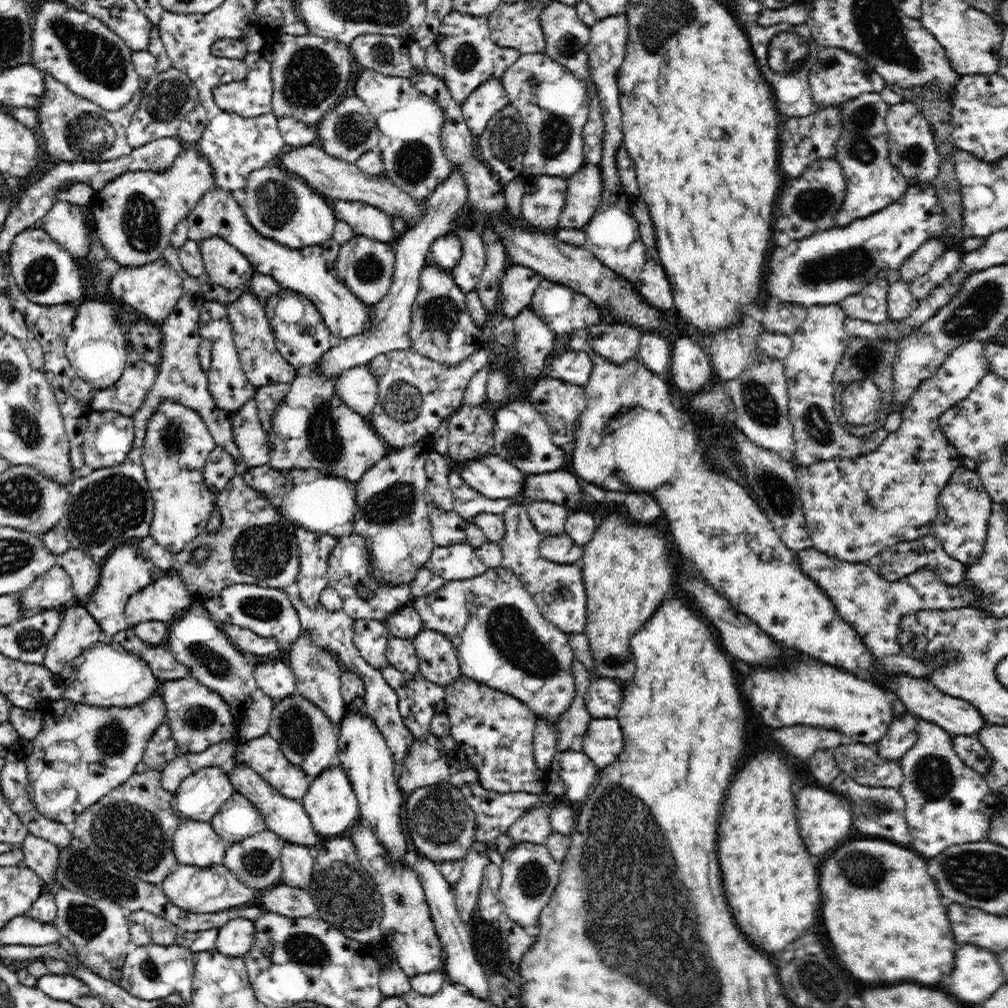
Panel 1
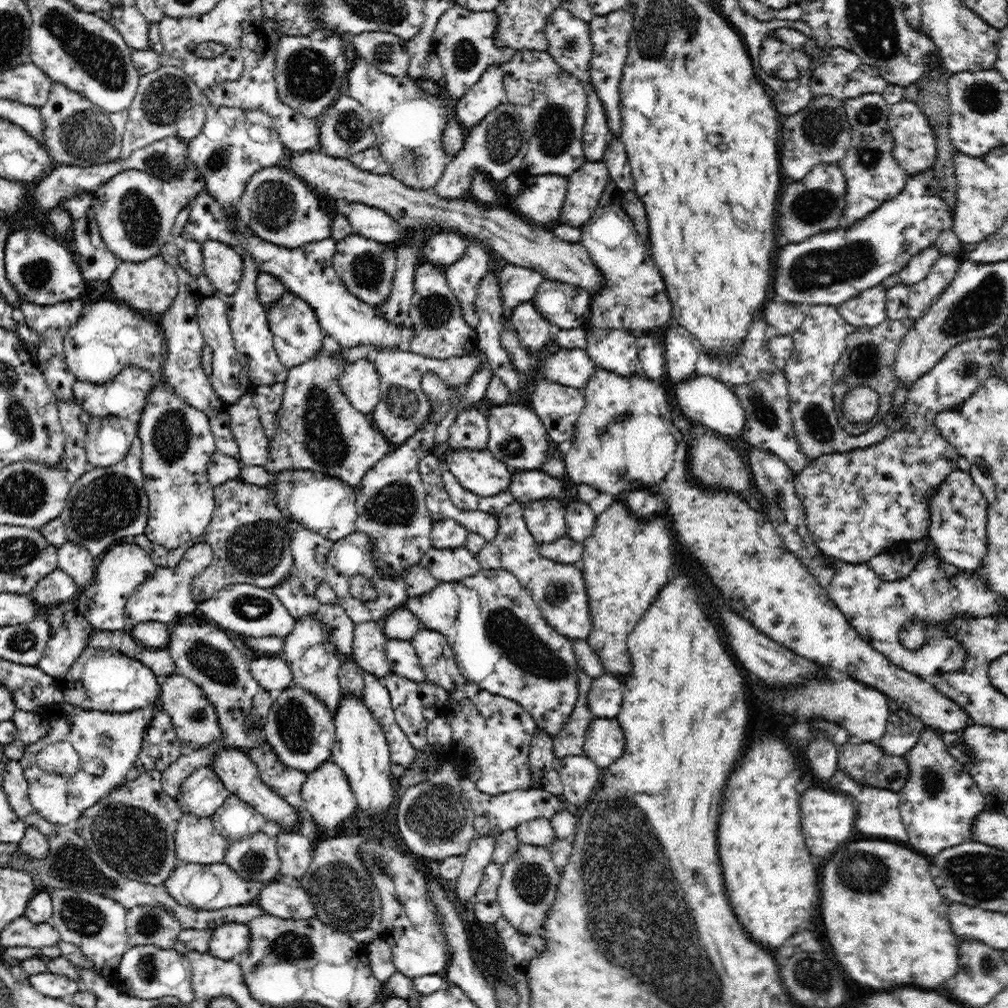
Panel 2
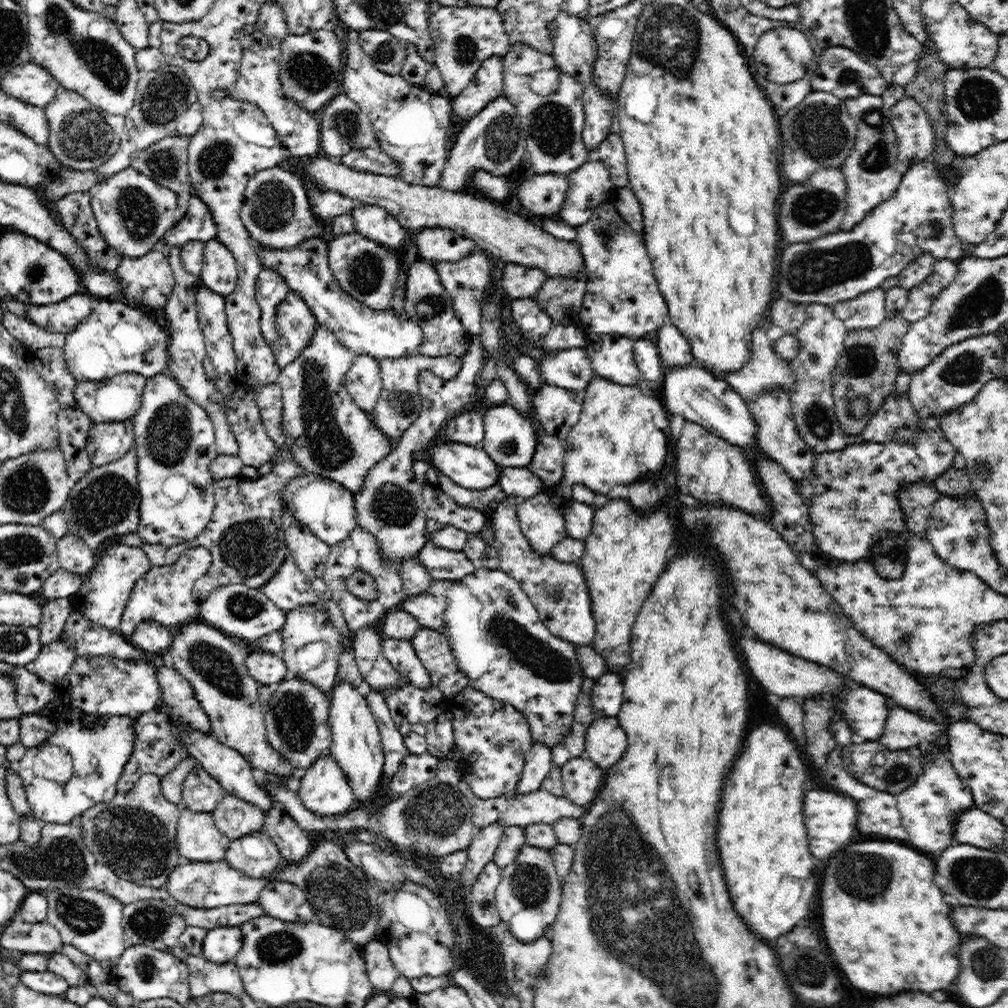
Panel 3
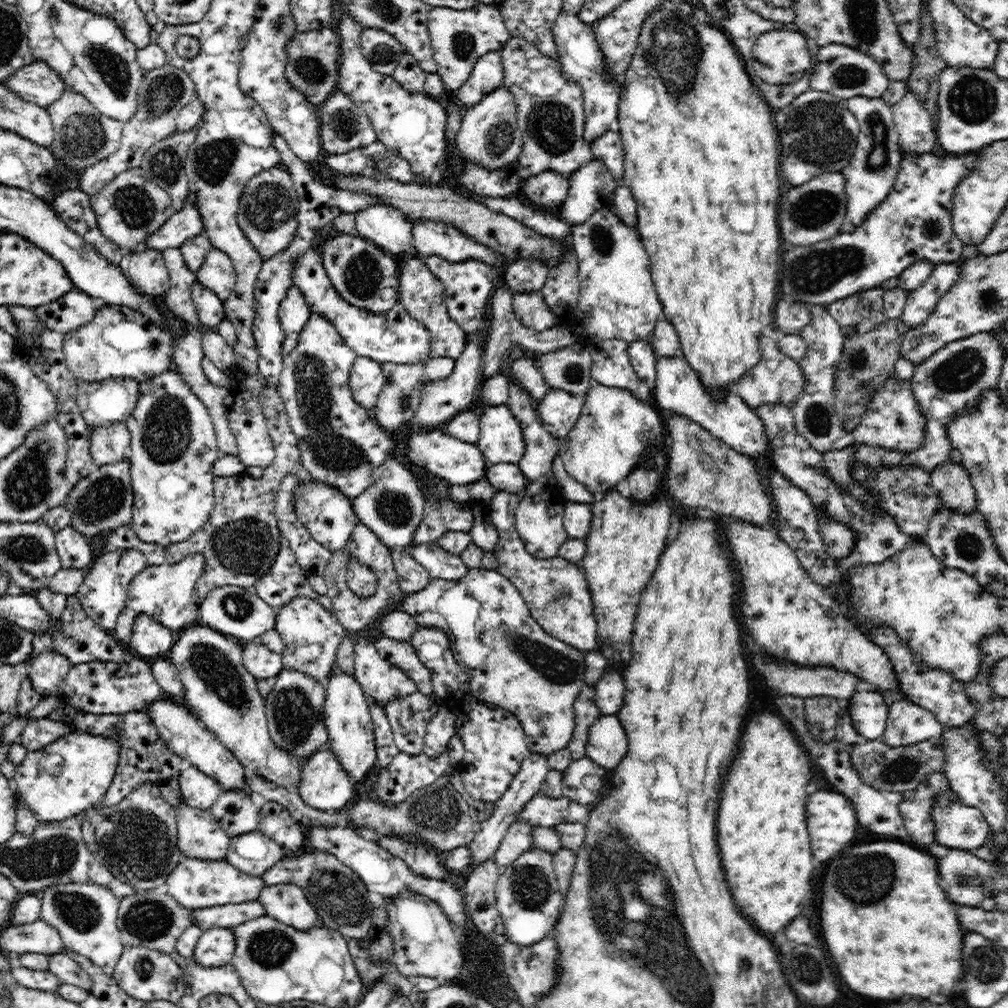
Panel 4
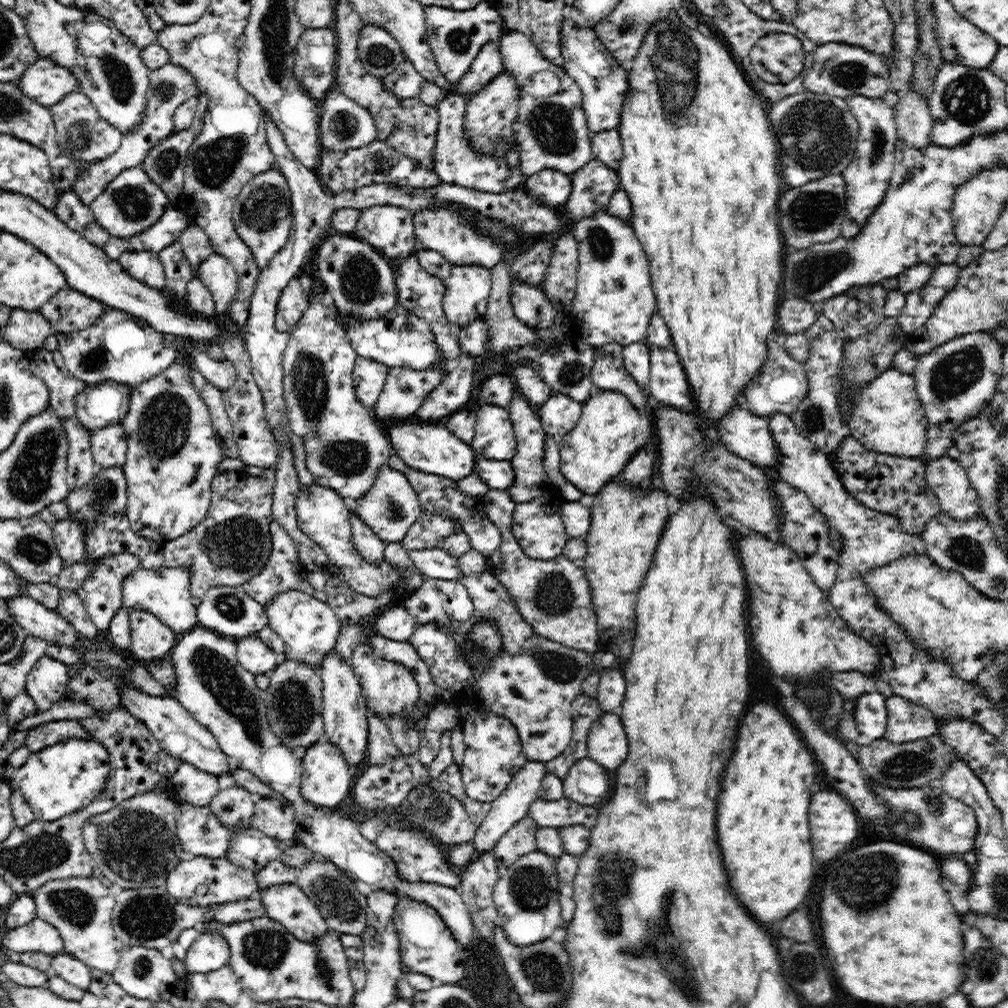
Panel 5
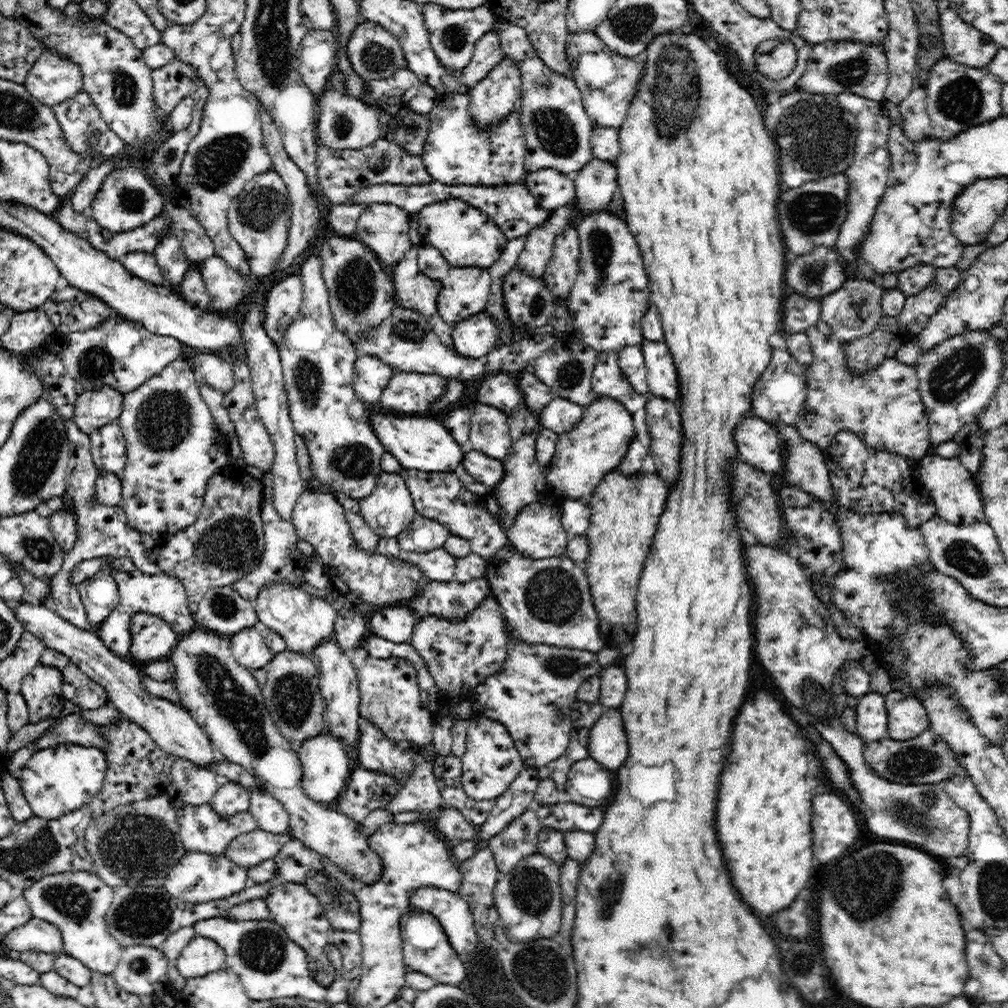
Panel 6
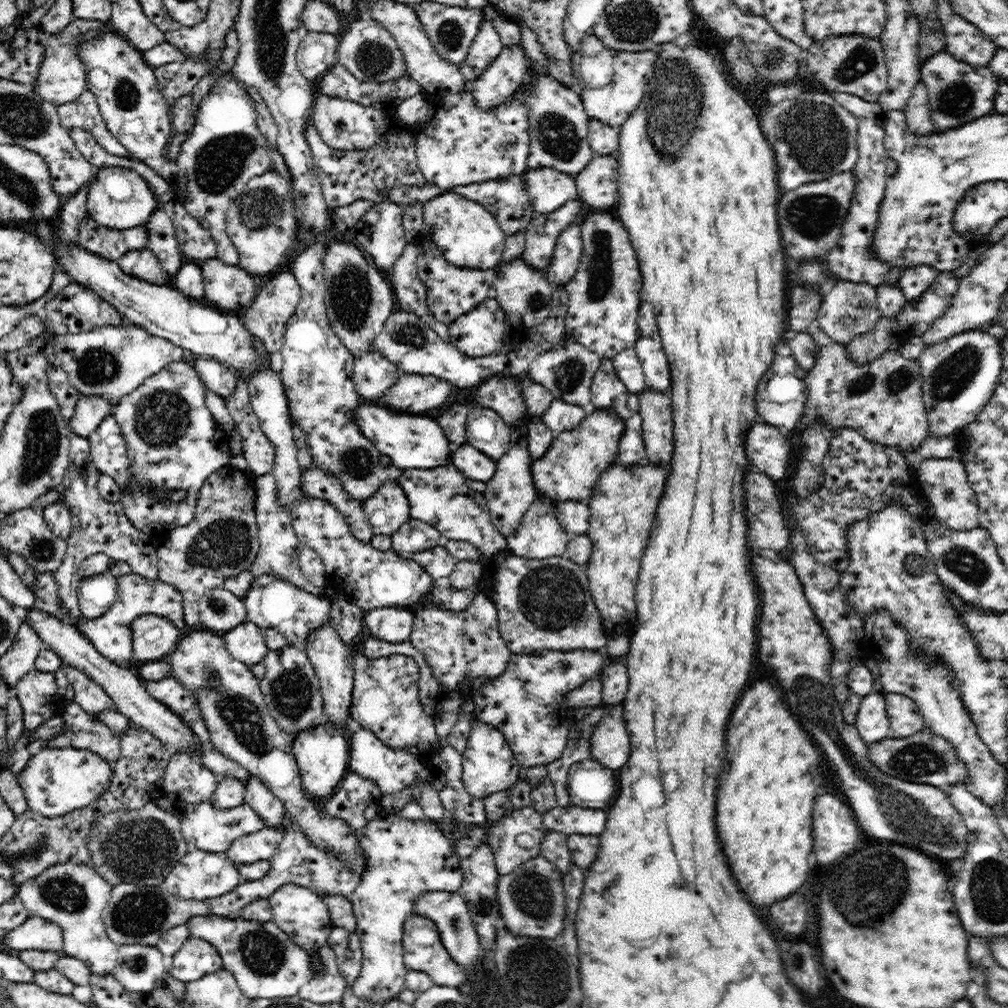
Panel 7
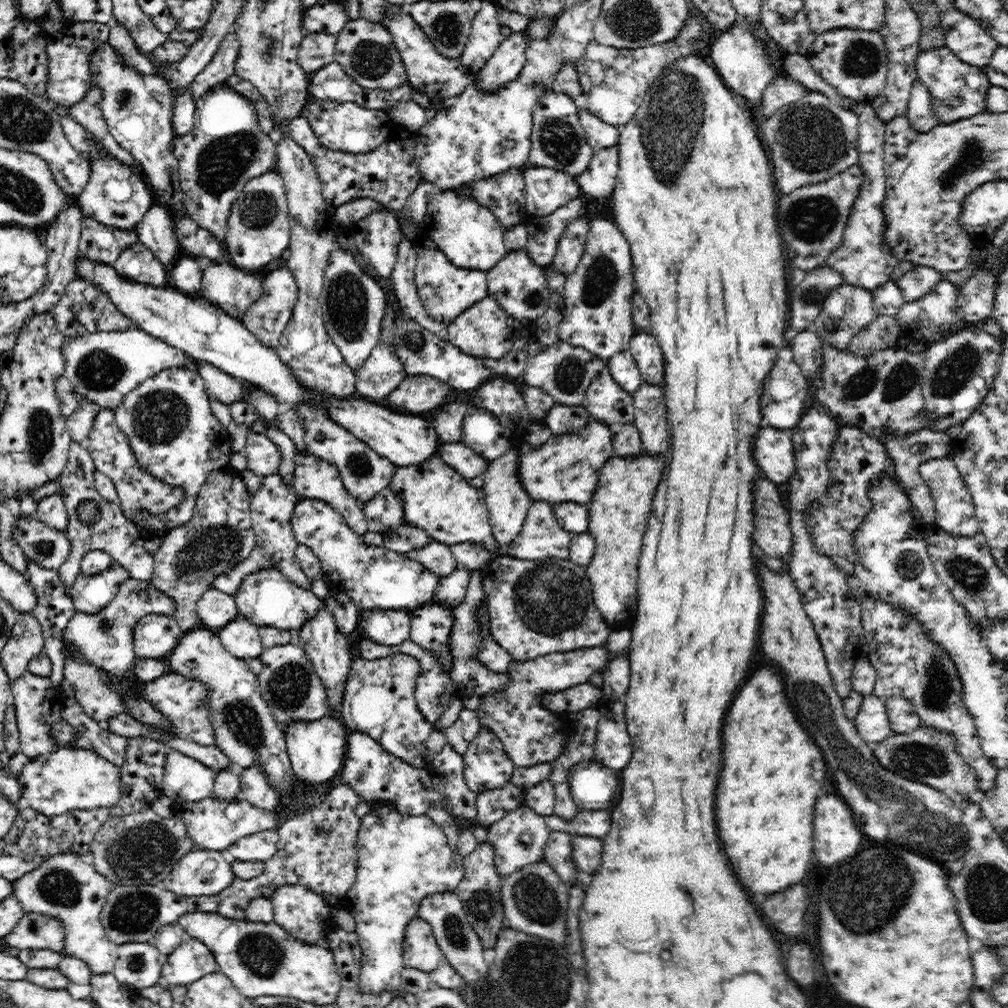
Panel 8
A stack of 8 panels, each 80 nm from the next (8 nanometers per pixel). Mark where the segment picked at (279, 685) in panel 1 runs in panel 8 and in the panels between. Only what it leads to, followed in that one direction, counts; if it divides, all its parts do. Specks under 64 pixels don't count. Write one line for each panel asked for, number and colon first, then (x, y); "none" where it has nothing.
2: (273, 674)
3: (266, 668)
4: (260, 662)
5: (253, 654)
6: (248, 647)
7: (245, 642)
8: (241, 638)

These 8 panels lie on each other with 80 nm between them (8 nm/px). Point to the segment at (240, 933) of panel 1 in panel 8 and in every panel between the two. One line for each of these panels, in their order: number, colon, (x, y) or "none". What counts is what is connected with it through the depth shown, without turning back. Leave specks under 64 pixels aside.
2: (227, 942)
3: (221, 945)
4: (215, 947)
5: (210, 951)
6: (200, 956)
7: (196, 957)
8: (192, 960)

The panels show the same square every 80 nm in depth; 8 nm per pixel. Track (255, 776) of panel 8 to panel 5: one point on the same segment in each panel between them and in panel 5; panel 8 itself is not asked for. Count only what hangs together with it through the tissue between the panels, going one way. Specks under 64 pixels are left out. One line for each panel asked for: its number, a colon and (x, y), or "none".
5: (275, 818)
6: (270, 814)
7: (270, 808)

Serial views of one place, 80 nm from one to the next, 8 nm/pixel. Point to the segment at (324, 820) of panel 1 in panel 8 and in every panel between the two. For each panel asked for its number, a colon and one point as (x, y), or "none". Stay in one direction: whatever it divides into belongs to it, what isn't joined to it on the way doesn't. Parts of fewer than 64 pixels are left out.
2: (327, 797)
3: (324, 788)
4: (325, 785)
5: (326, 780)
6: (326, 768)
7: (321, 752)
8: (317, 750)

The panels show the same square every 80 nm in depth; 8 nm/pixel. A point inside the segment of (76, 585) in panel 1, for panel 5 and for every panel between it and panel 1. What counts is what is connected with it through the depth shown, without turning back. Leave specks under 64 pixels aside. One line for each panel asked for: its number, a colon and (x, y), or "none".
2: (74, 559)
3: (74, 555)
4: (73, 549)
5: (68, 535)

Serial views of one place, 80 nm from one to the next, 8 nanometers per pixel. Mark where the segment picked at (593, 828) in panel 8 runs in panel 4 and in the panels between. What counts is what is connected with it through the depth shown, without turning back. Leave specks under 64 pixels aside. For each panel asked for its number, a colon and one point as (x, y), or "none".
4: (542, 810)
5: (557, 813)
6: (565, 815)
7: (571, 820)

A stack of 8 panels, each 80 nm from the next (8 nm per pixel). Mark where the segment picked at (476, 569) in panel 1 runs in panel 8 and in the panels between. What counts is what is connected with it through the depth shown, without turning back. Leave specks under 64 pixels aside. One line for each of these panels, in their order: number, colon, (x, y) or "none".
2: (451, 565)
3: (442, 564)
4: (440, 564)
5: (435, 563)
6: (437, 565)
7: (437, 561)
8: (437, 557)

